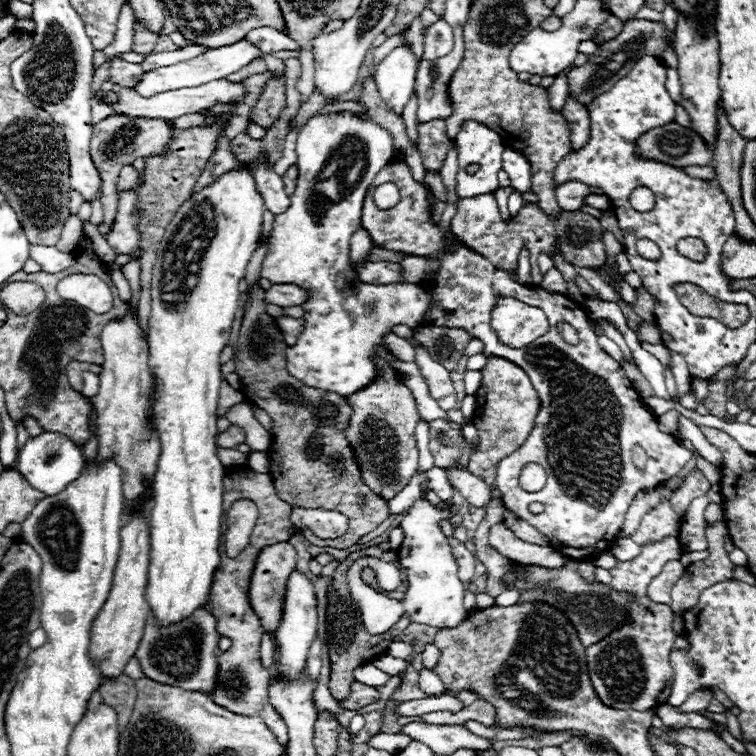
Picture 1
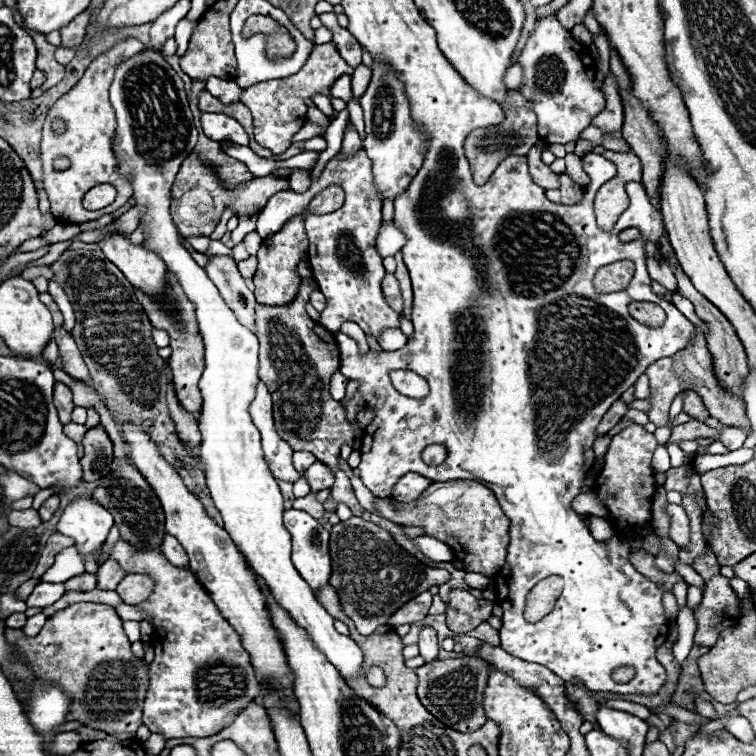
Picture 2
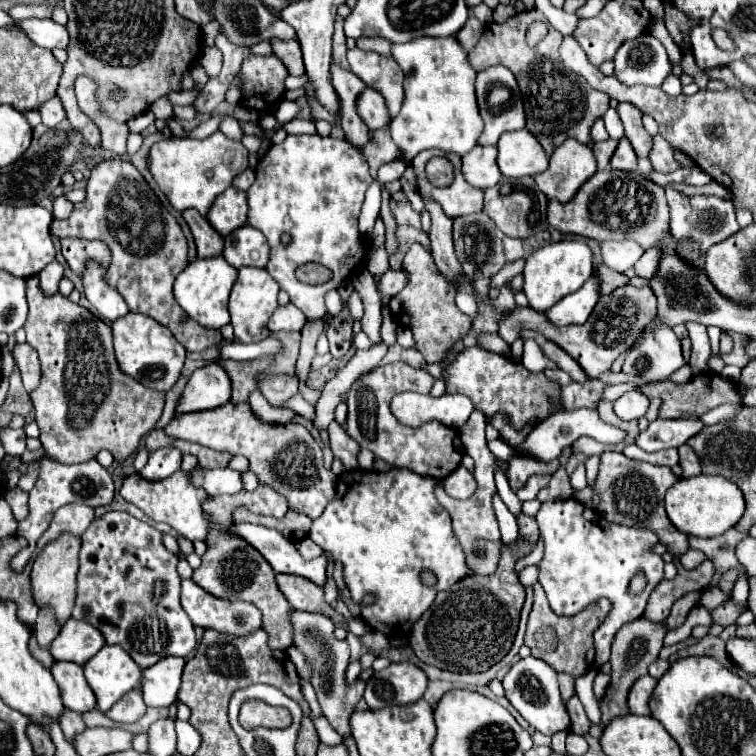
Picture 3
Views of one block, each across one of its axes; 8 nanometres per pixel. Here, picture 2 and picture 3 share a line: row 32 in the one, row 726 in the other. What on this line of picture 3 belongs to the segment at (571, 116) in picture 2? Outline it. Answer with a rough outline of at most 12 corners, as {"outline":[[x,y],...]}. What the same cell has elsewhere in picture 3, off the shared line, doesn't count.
{"outline":[[528,656],[502,678],[508,702],[538,732],[570,728],[558,672]]}

